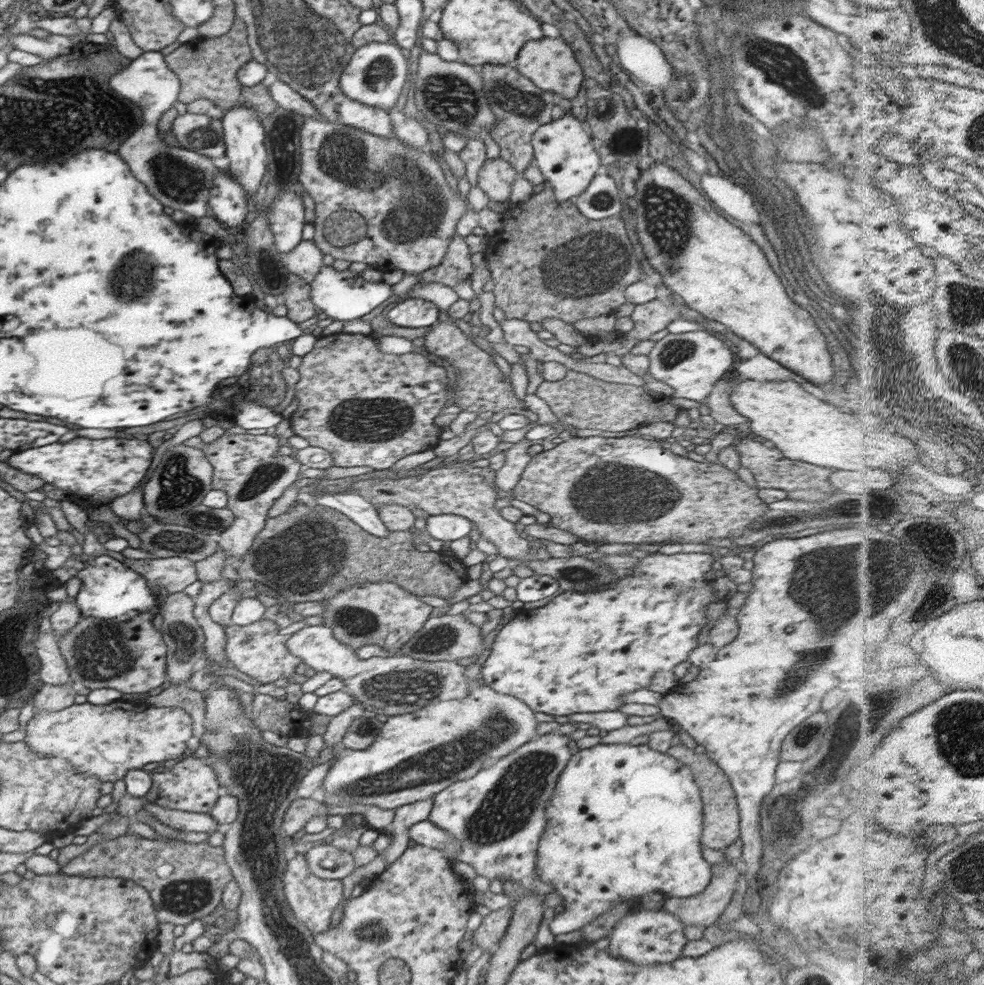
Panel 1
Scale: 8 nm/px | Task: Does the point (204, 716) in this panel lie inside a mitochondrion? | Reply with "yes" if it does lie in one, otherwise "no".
no

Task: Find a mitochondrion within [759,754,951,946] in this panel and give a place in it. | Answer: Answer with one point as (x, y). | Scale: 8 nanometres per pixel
(787, 820)

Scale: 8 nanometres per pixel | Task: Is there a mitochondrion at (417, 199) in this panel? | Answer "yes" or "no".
yes

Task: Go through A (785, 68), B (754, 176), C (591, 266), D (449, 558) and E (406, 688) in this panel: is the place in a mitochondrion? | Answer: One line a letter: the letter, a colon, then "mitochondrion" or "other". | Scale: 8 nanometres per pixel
A: mitochondrion
B: other
C: mitochondrion
D: other
E: mitochondrion

